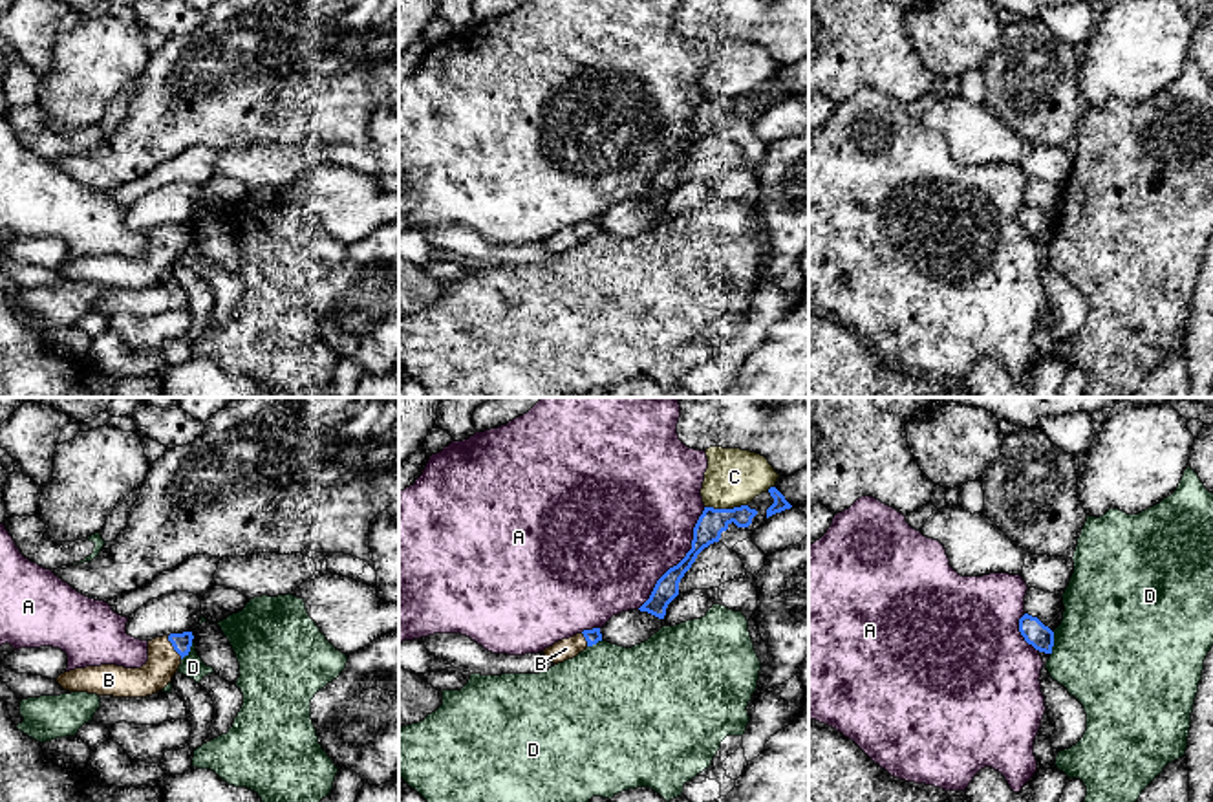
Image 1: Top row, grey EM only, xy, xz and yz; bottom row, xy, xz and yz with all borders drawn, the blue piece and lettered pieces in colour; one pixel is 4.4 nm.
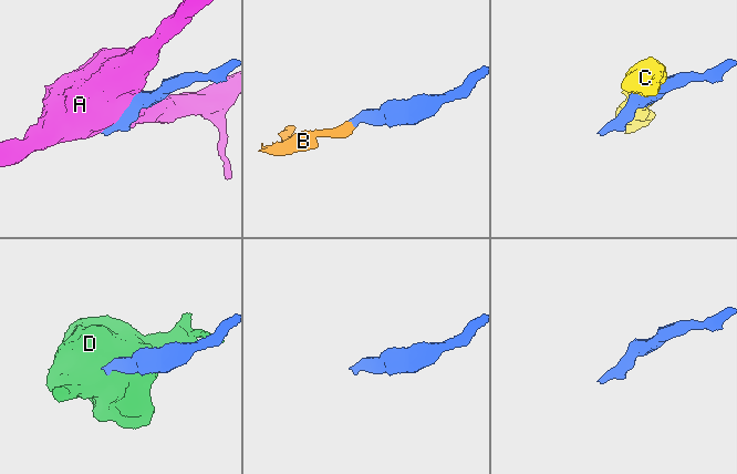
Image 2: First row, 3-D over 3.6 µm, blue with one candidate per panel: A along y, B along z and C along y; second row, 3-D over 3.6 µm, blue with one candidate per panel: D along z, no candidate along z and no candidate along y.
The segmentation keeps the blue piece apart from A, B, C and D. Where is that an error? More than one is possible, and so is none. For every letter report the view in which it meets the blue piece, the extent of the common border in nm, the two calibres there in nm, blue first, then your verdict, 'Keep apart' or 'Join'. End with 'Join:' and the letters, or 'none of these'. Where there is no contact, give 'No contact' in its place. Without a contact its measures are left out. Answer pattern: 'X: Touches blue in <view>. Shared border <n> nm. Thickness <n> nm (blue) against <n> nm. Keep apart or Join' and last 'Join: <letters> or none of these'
A: Touches blue in xz. Shared border 550 nm. Thickness 120 nm (blue) against 480 nm. Keep apart
B: Touches blue in xy. Shared border 120 nm. Thickness 90 nm (blue) against 140 nm. Join
C: Touches blue in xz. Shared border 180 nm. Thickness 120 nm (blue) against 240 nm. Keep apart
D: Touches blue in xy. Shared border 140 nm. Thickness 90 nm (blue) against 100 nm. Keep apart
Join: B

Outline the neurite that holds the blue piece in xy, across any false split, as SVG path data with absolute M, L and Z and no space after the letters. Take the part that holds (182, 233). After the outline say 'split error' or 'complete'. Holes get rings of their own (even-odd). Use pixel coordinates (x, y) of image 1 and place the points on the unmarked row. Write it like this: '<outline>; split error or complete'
M192 222L170 223L148 231L148 251L141 258L101 255L75 258L55 271L70 282L113 287L146 287L163 280L192 236Z; split error

